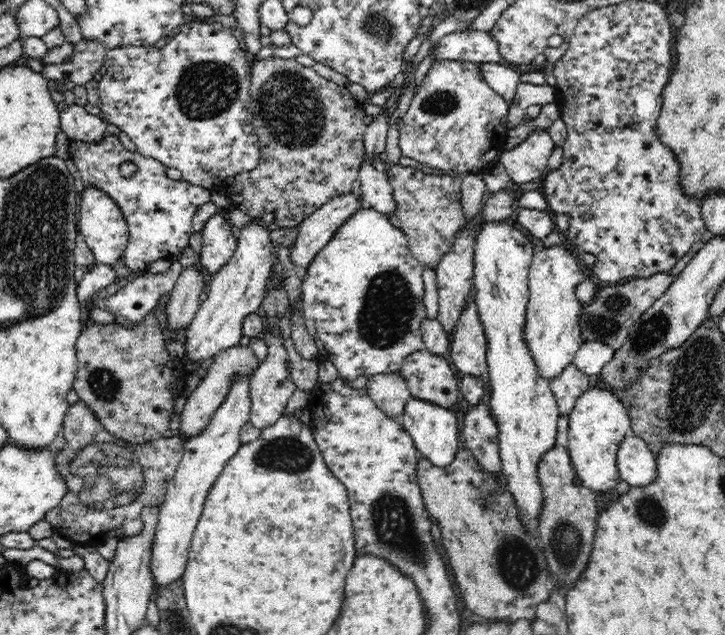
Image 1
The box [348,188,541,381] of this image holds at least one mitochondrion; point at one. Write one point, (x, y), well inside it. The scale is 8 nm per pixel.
(387, 307)

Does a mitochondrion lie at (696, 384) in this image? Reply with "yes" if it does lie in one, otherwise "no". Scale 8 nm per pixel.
yes

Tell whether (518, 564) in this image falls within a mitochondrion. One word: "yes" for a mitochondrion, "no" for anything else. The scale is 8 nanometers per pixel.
yes

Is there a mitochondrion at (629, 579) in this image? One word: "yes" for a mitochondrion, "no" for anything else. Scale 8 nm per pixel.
no

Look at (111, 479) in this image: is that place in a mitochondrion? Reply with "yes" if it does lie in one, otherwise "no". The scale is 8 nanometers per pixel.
yes

